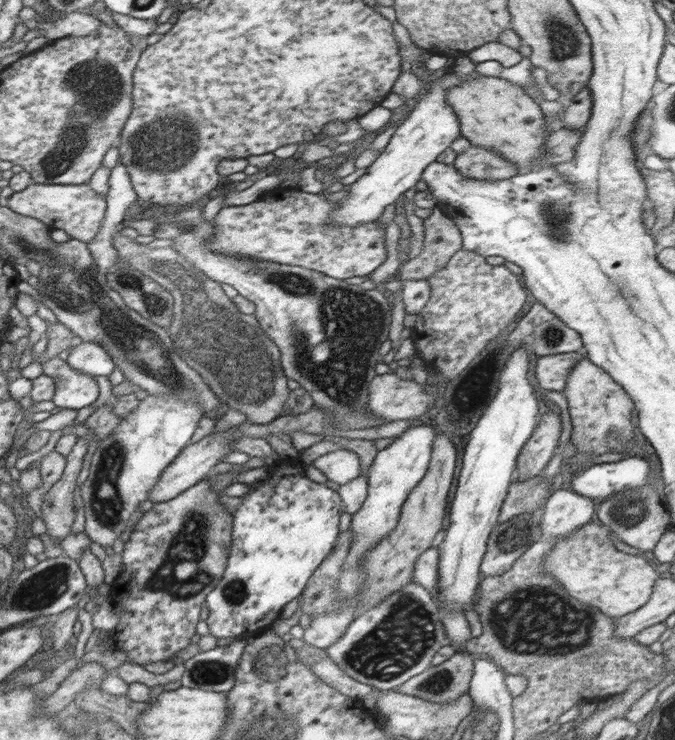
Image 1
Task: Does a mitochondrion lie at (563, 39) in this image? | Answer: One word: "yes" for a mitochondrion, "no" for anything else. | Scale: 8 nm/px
yes

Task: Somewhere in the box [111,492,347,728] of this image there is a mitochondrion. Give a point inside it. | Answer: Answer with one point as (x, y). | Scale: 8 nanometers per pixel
(186, 560)

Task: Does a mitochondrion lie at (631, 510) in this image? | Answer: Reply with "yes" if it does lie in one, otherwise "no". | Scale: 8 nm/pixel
yes

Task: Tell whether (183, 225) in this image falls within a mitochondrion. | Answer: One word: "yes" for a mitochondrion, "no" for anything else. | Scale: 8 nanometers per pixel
yes

